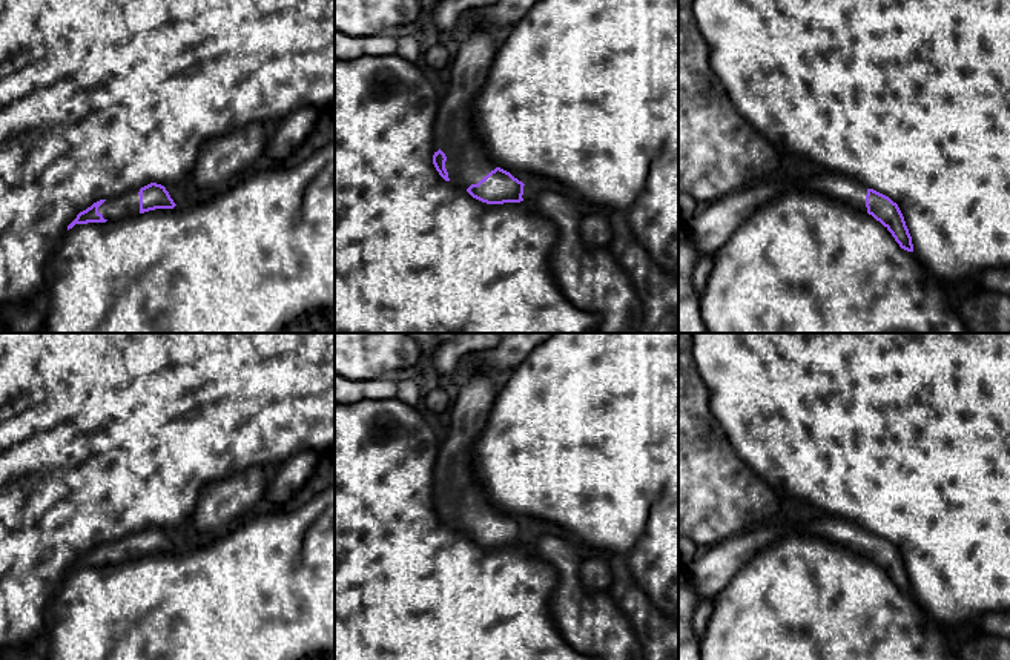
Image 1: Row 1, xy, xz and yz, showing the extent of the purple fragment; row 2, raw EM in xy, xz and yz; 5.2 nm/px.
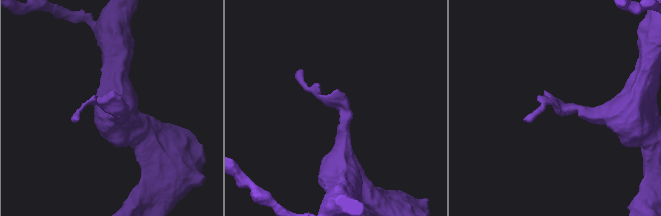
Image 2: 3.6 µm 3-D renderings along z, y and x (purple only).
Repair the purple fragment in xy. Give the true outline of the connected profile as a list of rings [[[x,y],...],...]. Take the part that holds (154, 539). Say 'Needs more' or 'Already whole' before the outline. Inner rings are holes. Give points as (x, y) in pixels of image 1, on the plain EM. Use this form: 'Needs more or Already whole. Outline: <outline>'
Needs more. Outline: [[[150,526],[141,533],[94,546],[77,559],[77,562],[68,569],[68,574],[75,568],[118,565],[137,557],[155,553],[173,553],[175,549],[177,548],[164,530]]]

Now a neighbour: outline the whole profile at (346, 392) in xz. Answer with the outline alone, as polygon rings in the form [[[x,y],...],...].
[[[335,375],[335,402],[356,404],[359,401],[388,401],[396,398],[396,382],[379,378],[373,381],[348,381]]]

